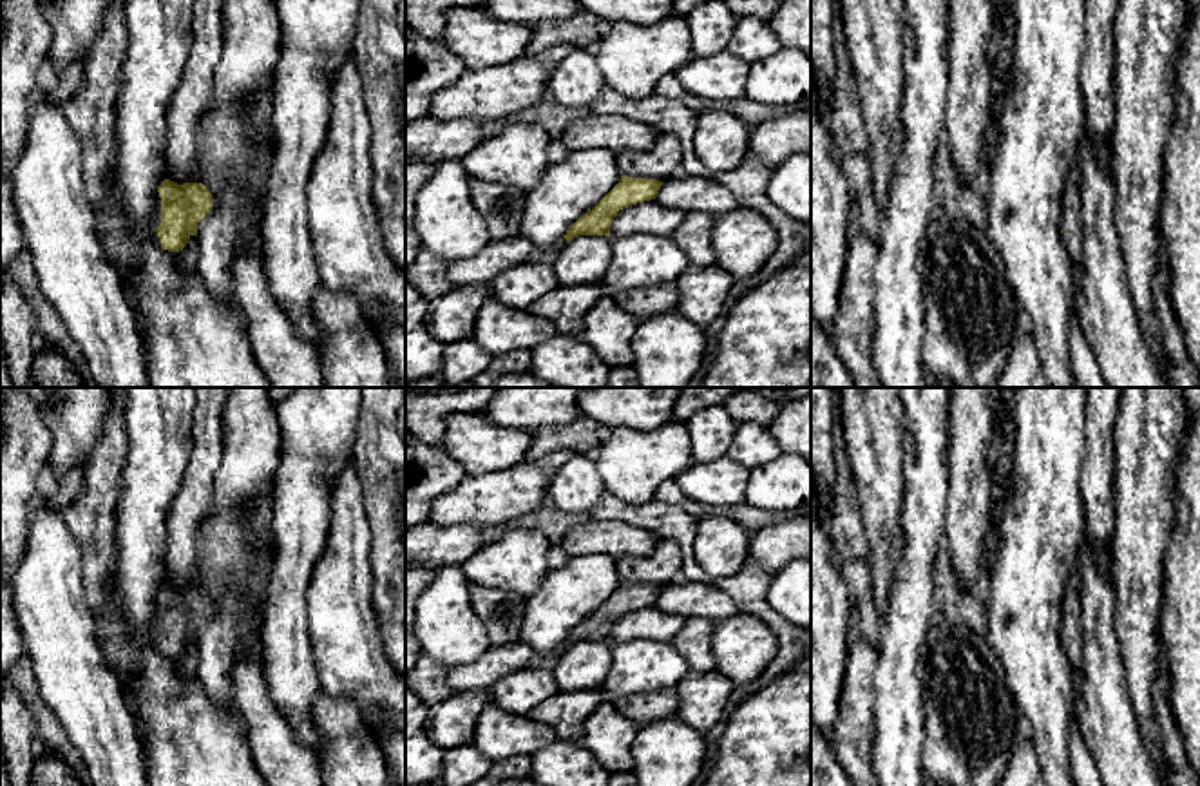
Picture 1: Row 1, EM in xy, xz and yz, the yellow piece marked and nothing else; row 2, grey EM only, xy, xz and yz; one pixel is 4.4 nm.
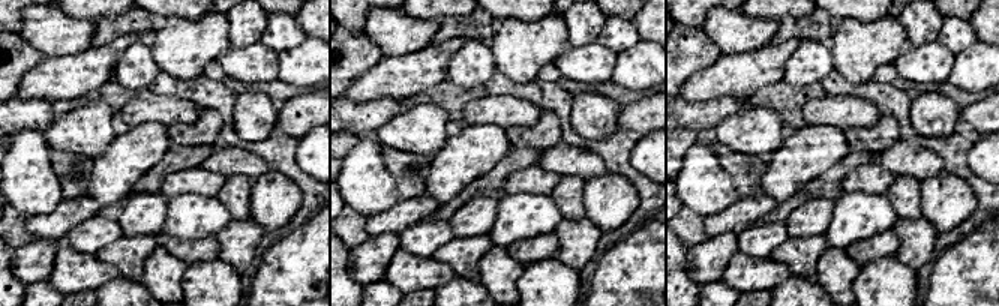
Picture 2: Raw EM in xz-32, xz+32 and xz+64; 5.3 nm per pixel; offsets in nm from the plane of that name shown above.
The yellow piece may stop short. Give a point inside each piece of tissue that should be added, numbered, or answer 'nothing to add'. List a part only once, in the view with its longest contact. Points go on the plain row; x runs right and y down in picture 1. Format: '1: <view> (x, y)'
1: xy (156, 625)

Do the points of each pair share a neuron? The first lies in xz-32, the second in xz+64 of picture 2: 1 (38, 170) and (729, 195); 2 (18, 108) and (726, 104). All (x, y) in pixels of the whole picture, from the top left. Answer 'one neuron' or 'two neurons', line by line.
1: one neuron
2: one neuron

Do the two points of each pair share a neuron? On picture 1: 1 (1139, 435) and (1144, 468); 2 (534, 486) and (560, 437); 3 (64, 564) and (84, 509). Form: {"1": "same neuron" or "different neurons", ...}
{"1": "same neuron", "2": "different neurons", "3": "different neurons"}

